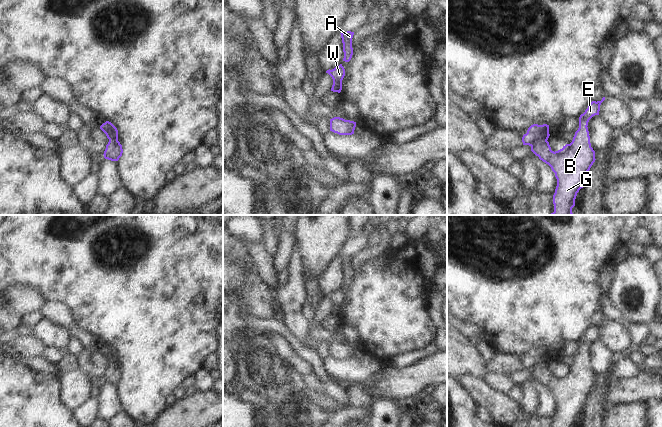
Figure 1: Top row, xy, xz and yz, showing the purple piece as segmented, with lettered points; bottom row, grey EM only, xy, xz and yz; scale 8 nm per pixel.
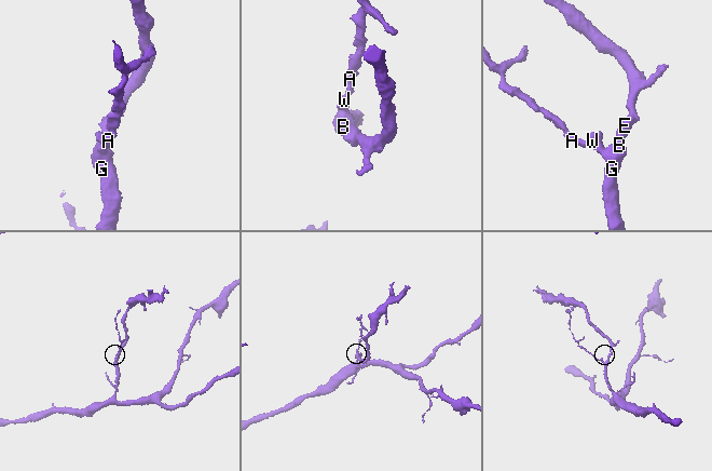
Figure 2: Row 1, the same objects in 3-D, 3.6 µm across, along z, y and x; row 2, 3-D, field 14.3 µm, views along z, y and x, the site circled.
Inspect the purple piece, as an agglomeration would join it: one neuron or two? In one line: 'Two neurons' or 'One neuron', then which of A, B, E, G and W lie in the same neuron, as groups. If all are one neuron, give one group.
Two neurons. Groups: A W / B E G

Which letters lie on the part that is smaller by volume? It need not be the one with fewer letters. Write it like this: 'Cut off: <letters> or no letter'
Cut off: A, W

